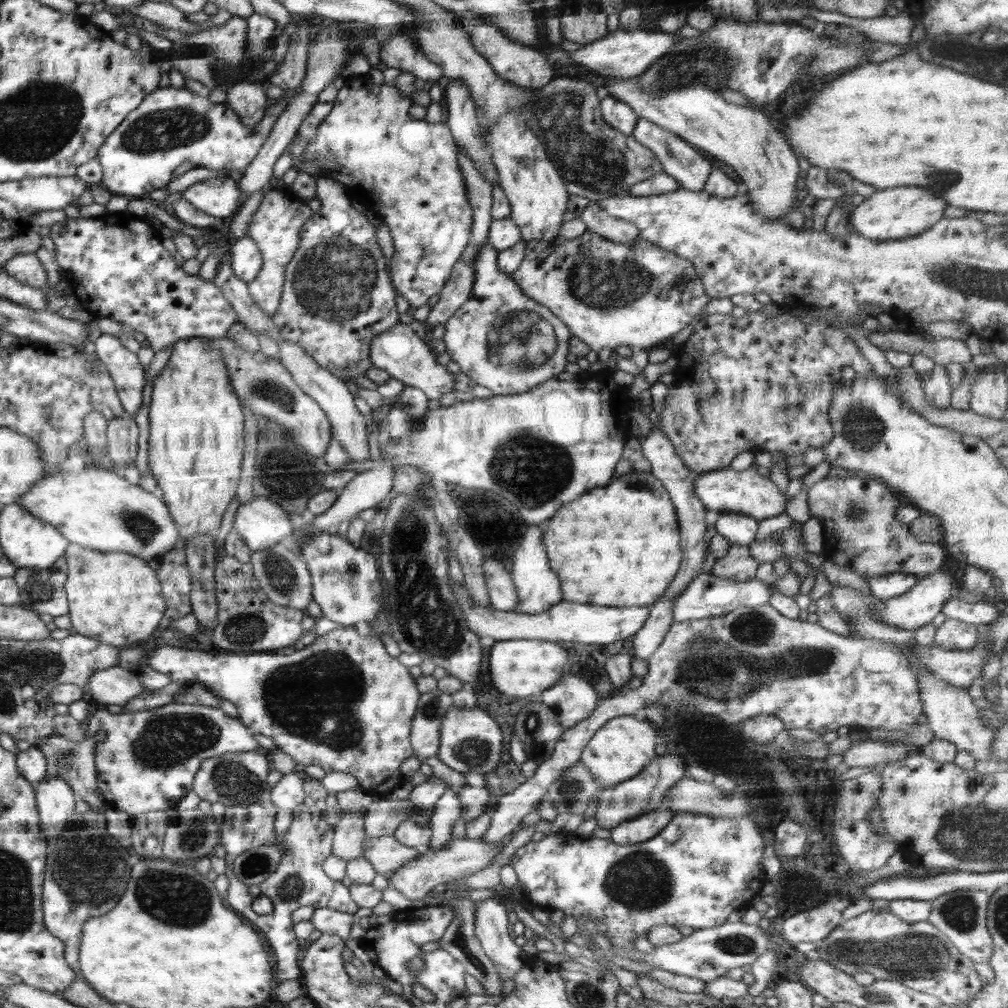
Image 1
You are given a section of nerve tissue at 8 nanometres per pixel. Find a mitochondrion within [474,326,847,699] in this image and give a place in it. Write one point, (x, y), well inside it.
(533, 471)

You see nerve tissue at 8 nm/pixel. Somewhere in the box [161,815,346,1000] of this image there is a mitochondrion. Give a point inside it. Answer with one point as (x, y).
(254, 866)

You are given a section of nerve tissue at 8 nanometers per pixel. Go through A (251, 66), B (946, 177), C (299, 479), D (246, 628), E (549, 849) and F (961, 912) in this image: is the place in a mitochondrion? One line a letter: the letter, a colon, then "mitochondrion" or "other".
A: other
B: mitochondrion
C: mitochondrion
D: mitochondrion
E: other
F: mitochondrion

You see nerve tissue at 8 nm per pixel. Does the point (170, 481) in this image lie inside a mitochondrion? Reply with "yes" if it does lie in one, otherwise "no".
no

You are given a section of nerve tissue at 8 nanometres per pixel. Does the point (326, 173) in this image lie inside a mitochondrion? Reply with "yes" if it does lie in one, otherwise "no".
no

